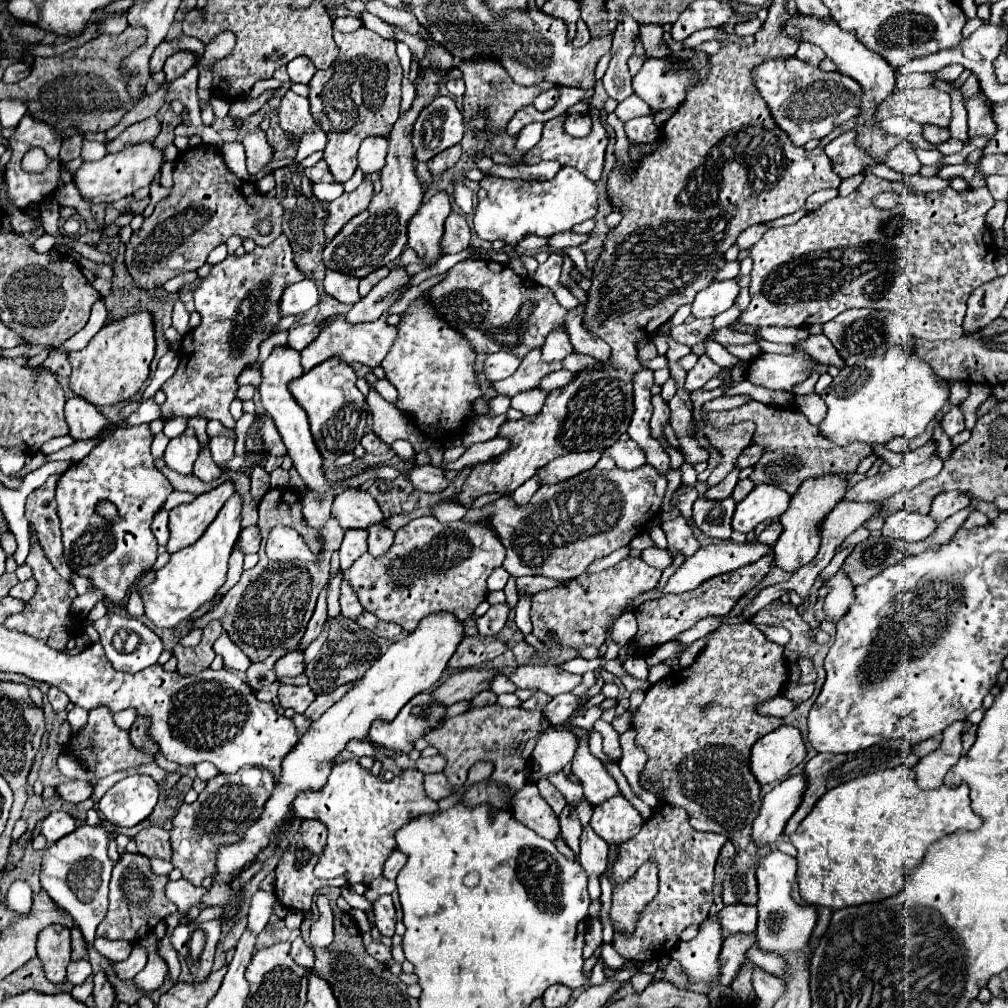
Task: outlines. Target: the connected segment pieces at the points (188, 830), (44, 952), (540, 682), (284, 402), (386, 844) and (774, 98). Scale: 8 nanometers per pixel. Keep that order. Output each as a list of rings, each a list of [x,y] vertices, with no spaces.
[[[245,766],[237,774],[219,774],[207,782],[207,788],[193,804],[183,804],[173,818],[171,864],[183,872],[183,878],[195,886],[201,886],[205,876],[215,874],[217,848],[233,844],[243,838],[249,824],[257,822],[267,798],[271,796],[275,778],[267,768]]]
[[[55,924],[55,930],[41,930],[39,940],[37,940],[37,956],[43,962],[43,970],[49,982],[53,984],[65,984],[65,970],[71,962],[71,936],[69,930]]]
[[[521,666],[509,680],[517,688],[537,688],[549,696],[557,696],[571,692],[581,682],[581,676],[561,672],[561,668],[555,666]]]
[[[277,346],[273,350],[273,354],[263,362],[261,366],[261,372],[263,372],[263,382],[261,382],[261,388],[259,388],[259,394],[261,394],[261,402],[263,402],[263,408],[267,412],[267,416],[275,422],[285,446],[287,446],[287,454],[293,458],[293,464],[299,472],[299,476],[303,478],[303,482],[307,484],[307,488],[311,488],[313,492],[329,492],[333,490],[333,486],[327,486],[325,482],[325,474],[323,474],[323,458],[313,442],[313,436],[311,436],[311,430],[309,430],[309,420],[307,420],[307,414],[305,410],[293,400],[291,392],[289,392],[289,384],[293,380],[297,380],[297,376],[301,376],[304,373],[301,368],[301,356],[297,350],[293,348],[283,348],[283,346]]]
[[[355,760],[335,764],[325,788],[297,796],[293,806],[297,810],[295,816],[303,820],[319,820],[328,829],[327,848],[319,858],[314,874],[323,880],[345,876],[351,886],[357,882],[369,886],[381,876],[385,860],[397,848],[395,832],[409,820],[437,810],[437,802],[423,790],[423,774],[419,770],[403,770],[401,778],[385,782],[361,768]]]
[[[795,56],[769,58],[767,62],[755,66],[753,84],[765,100],[769,112],[773,112],[777,126],[787,132],[795,146],[803,146],[809,140],[827,136],[837,124],[855,118],[859,112],[861,86],[853,78],[839,72],[823,72],[821,68]]]

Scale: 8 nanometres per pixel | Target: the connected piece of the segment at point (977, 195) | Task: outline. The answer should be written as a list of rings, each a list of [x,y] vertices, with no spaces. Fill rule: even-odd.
[[[865,176],[863,184],[855,192],[851,192],[847,198],[837,196],[831,202],[827,202],[825,206],[821,206],[817,212],[805,214],[799,222],[795,222],[791,226],[783,226],[783,228],[771,228],[763,234],[763,238],[749,252],[751,258],[753,258],[749,294],[753,298],[751,298],[751,304],[747,306],[747,310],[743,310],[737,320],[741,324],[747,324],[747,326],[811,326],[815,322],[821,322],[821,324],[829,322],[849,308],[873,308],[873,310],[889,310],[889,312],[907,316],[909,322],[913,324],[911,326],[913,334],[921,340],[957,340],[957,338],[963,336],[961,324],[963,324],[963,318],[965,318],[965,304],[967,304],[969,294],[975,288],[979,288],[981,284],[987,284],[989,280],[997,278],[993,262],[995,262],[999,250],[997,250],[997,246],[993,242],[993,236],[987,230],[987,224],[985,224],[985,214],[989,212],[989,208],[993,204],[995,204],[995,200],[993,200],[993,196],[989,196],[987,188],[975,188],[975,190],[969,190],[969,192],[955,192],[953,188],[947,188],[947,190],[941,190],[941,192],[925,194],[925,192],[917,192],[917,190],[905,190],[897,182],[887,182],[887,180],[881,180],[877,176]],[[887,190],[889,192],[893,190],[893,192],[899,194],[897,206],[891,208],[891,210],[875,208],[873,198],[881,192],[887,192]]]

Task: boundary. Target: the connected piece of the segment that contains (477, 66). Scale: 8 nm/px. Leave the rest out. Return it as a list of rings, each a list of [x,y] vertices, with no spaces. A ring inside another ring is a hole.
[[[489,58],[477,60],[477,62],[461,62],[461,72],[463,72],[465,86],[467,86],[465,114],[473,116],[473,114],[477,114],[477,110],[481,110],[483,116],[485,116],[485,122],[495,130],[503,130],[519,108],[523,108],[527,104],[533,104],[533,100],[541,92],[551,88],[551,84],[547,84],[547,82],[537,84],[537,86],[529,86],[529,88],[519,86],[513,80],[509,80],[509,76],[501,68],[501,64],[497,64],[495,60],[489,60]]]

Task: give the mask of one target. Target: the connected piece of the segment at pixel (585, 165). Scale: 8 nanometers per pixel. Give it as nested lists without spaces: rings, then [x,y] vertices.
[[[591,110],[589,114],[591,114],[591,118],[593,118],[593,130],[591,130],[591,134],[585,136],[585,138],[573,138],[573,136],[565,134],[565,130],[563,130],[563,120],[565,120],[565,116],[557,116],[557,118],[549,120],[549,122],[545,122],[541,140],[529,150],[529,154],[525,156],[523,164],[537,164],[537,162],[541,162],[541,160],[557,160],[557,162],[561,162],[563,166],[573,166],[573,168],[577,168],[577,170],[583,172],[589,180],[599,182],[601,172],[603,172],[603,164],[605,164],[605,148],[607,148],[607,142],[609,142],[609,134],[607,134],[607,130],[603,128],[603,122],[597,118],[595,110]]]

